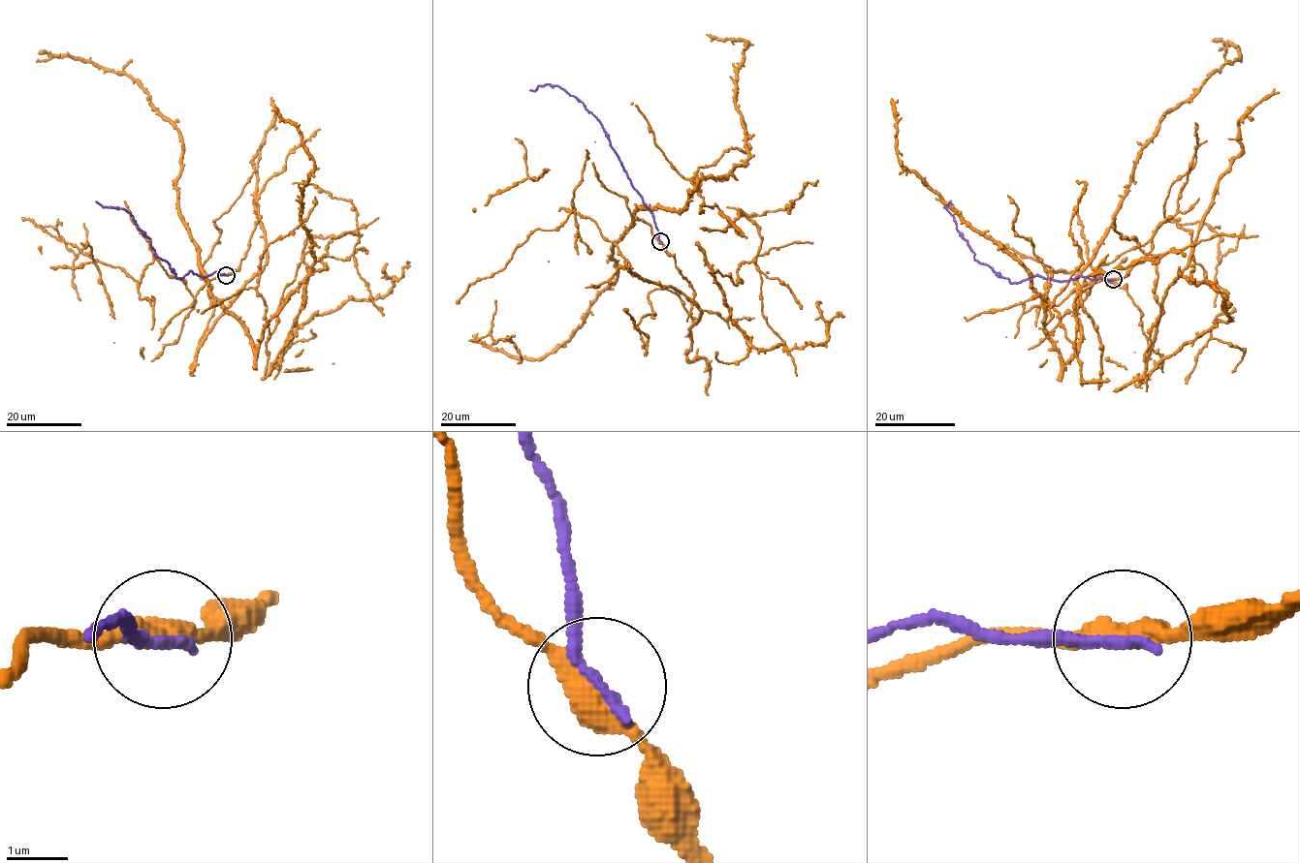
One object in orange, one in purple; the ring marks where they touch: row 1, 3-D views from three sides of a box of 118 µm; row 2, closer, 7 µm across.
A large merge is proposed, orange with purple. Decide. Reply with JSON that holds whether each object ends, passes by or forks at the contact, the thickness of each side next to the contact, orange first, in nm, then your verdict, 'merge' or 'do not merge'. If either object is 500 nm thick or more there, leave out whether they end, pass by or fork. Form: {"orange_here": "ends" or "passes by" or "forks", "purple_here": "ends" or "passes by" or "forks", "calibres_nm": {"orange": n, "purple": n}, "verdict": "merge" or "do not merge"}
{"orange_here": "passes by", "purple_here": "ends", "calibres_nm": {"orange": 400, "purple": 200}, "verdict": "do not merge"}

